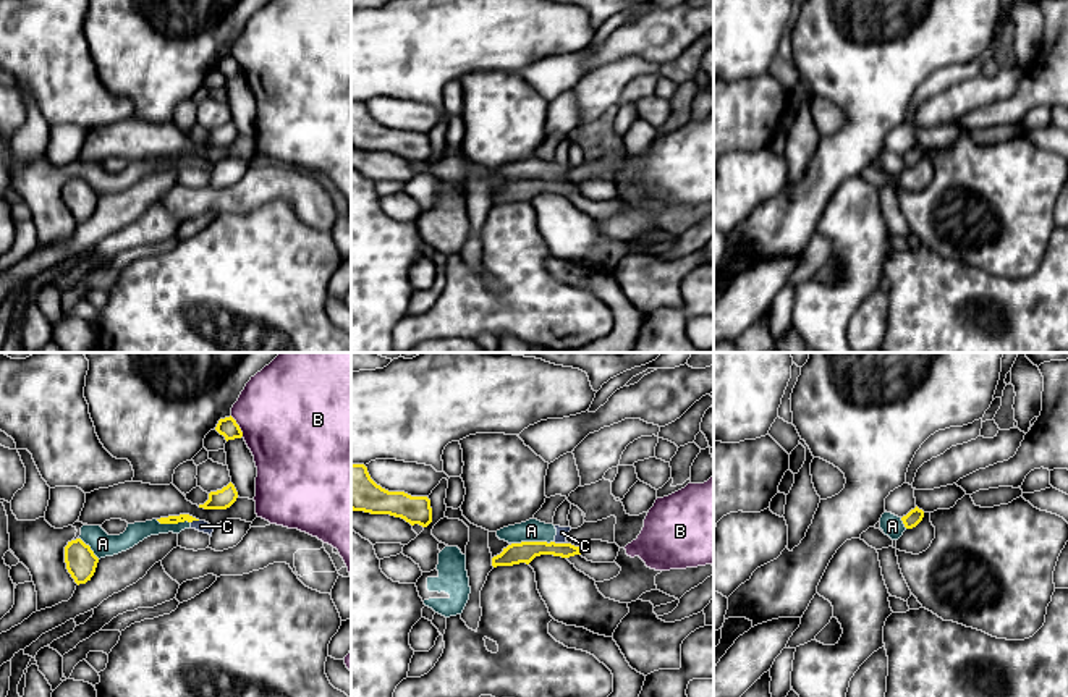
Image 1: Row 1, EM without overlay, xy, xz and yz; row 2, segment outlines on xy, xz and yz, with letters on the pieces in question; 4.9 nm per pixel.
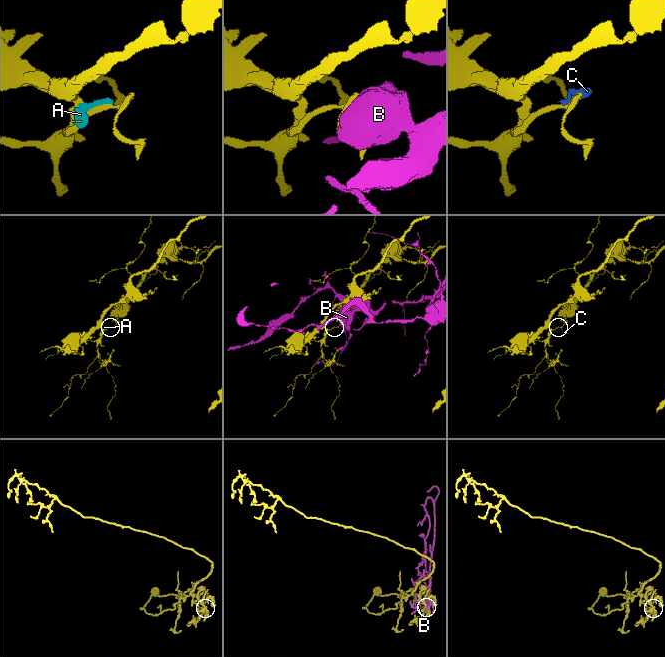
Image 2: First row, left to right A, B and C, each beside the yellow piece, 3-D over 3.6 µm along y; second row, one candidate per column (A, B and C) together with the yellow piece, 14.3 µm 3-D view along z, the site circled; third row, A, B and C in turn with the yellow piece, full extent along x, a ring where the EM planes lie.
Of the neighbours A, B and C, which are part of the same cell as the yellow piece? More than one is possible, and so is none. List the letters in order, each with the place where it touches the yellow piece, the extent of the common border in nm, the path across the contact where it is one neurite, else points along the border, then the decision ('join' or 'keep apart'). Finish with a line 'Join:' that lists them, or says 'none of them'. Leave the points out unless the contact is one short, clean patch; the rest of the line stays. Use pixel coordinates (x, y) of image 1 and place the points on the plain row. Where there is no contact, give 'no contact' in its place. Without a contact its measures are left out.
A: contact xz (531, 180); length 200 nm; keep apart
B: contact xy (238, 63); length 120 nm; keep apart
C: contact xz (560, 181); length 70 nm; border xz (554, 178), (567, 181); keep apart
Join: none of them

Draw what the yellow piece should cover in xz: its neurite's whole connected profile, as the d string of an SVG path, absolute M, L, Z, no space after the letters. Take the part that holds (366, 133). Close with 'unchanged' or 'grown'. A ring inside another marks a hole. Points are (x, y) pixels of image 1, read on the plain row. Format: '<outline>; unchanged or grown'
M351 102L351 147L371 152L390 152L411 163L427 165L432 146L427 134L411 134L405 129L388 129L377 123L364 102Z; unchanged

